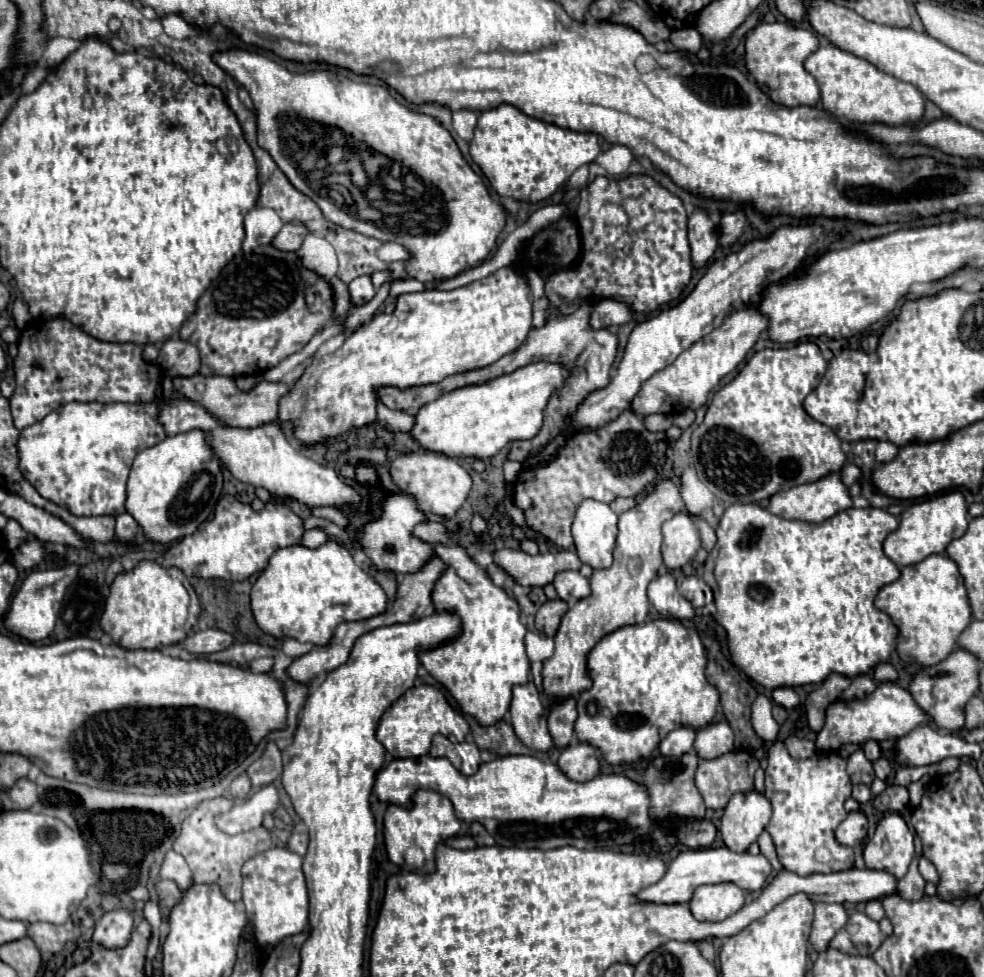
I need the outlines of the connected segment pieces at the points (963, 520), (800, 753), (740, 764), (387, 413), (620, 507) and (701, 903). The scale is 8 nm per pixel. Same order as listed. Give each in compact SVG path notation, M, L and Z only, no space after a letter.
M948 492L924 502L916 502L900 516L900 526L884 540L884 552L896 566L918 564L930 554L944 554L946 546L968 528L968 508L962 492Z
M788 736L788 738L786 738L786 748L788 748L790 756L792 756L792 758L798 758L798 760L816 754L814 742L810 742L810 740L806 740L806 738L798 738L798 736Z
M732 750L714 760L700 760L696 786L704 804L712 810L726 808L732 794L752 790L756 768L758 762L742 750Z
M378 402L378 420L380 420L382 426L386 426L386 428L390 428L390 430L394 430L394 432L398 432L398 430L408 432L408 430L412 430L414 424L416 424L416 418L414 418L414 416L410 416L410 414L406 414L406 412L390 410L390 408L386 408L382 402Z
M616 498L616 500L610 504L610 508L612 508L616 514L622 514L622 512L626 512L626 510L632 510L636 504L638 504L638 502L636 502L634 498Z
M730 882L700 886L688 906L700 922L722 922L744 906L744 892Z

